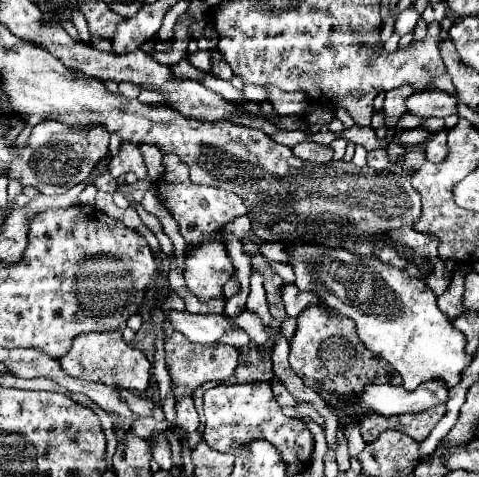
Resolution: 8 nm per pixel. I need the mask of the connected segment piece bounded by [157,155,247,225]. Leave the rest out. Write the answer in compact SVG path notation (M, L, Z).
M163 155L163 165L165 165L165 175L157 185L157 193L165 205L165 209L179 221L179 223L231 223L235 217L245 215L247 209L241 201L241 197L221 191L215 187L205 187L205 185L195 185L189 179L189 173L185 169L185 163L177 159L175 155Z

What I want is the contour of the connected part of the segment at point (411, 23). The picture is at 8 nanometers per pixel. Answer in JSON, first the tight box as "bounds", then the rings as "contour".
{"bounds":[395,8,420,35],"contour":[[[408,8],[398,15],[397,23],[395,23],[395,33],[399,35],[405,35],[405,33],[411,33],[417,21],[419,21],[420,14],[415,10]]]}

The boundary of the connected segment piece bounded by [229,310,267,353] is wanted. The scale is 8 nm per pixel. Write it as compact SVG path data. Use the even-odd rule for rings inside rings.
M244 310L240 315L230 318L230 324L240 327L245 331L250 339L259 347L259 353L267 353L264 343L267 342L263 322L255 313Z

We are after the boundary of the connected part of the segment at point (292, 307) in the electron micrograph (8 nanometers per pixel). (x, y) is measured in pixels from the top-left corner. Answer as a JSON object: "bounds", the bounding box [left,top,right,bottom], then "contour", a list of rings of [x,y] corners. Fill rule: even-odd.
{"bounds":[283,285,331,317],"contour":[[[285,285],[283,287],[283,303],[287,309],[289,317],[297,317],[301,315],[303,309],[317,305],[317,307],[325,307],[327,311],[331,311],[325,301],[315,293],[315,291],[299,291],[295,285]]]}

